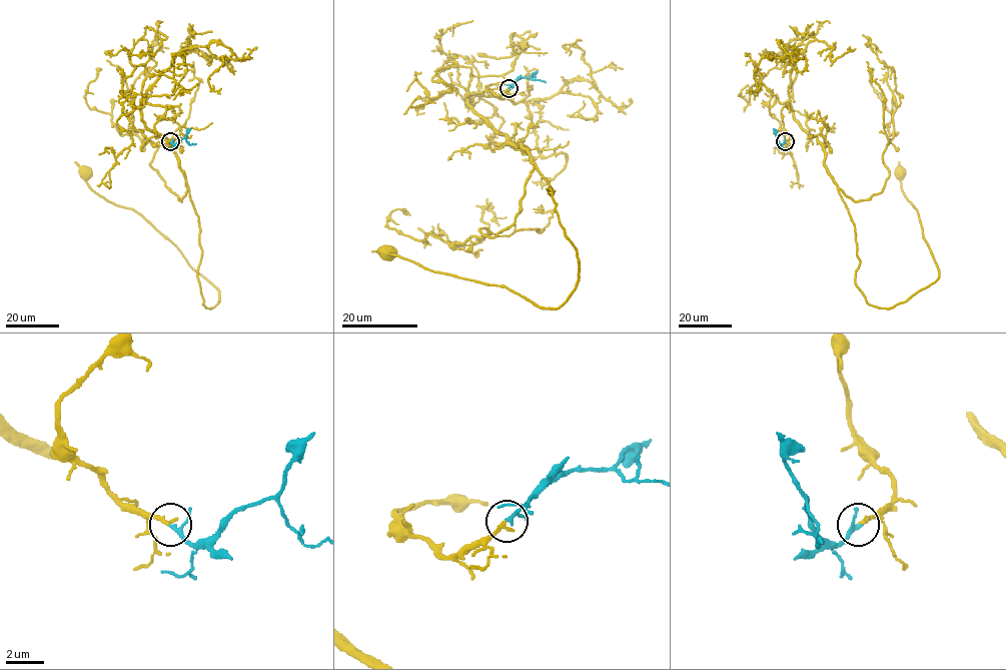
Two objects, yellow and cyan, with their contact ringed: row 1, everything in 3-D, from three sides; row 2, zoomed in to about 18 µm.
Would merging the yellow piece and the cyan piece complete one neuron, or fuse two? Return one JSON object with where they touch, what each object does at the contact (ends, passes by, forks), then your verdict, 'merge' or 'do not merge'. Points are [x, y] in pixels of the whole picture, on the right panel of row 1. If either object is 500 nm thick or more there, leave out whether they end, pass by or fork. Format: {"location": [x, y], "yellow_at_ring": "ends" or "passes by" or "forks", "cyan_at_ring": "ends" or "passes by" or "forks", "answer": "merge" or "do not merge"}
{"location": [785, 141], "yellow_at_ring": "ends", "cyan_at_ring": "passes by", "answer": "merge"}

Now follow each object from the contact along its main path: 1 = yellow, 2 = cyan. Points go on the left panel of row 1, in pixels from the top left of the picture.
1: (170, 141), (154, 128), (166, 108), (142, 102), (188, 186), (212, 308), (219, 290), (87, 173)
2: (170, 141), (174, 144), (184, 138), (189, 144), (195, 143)

